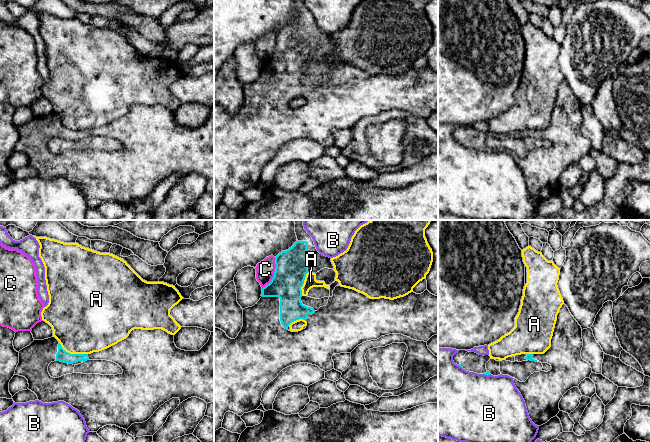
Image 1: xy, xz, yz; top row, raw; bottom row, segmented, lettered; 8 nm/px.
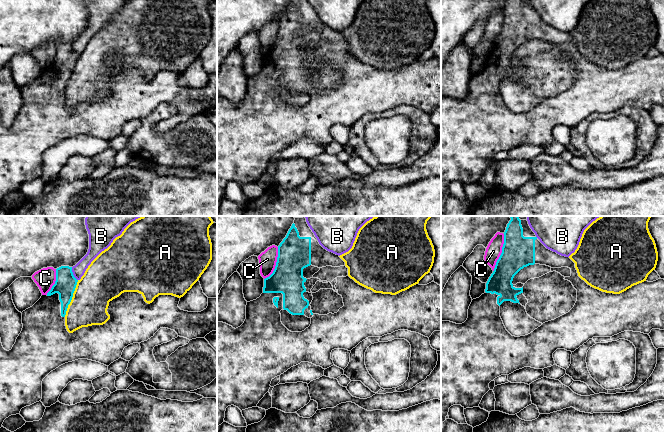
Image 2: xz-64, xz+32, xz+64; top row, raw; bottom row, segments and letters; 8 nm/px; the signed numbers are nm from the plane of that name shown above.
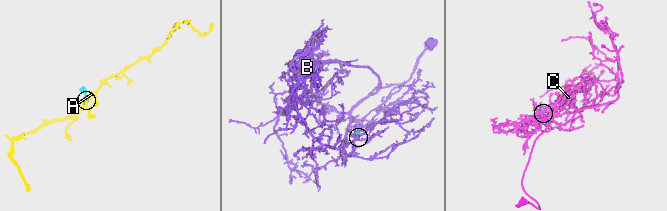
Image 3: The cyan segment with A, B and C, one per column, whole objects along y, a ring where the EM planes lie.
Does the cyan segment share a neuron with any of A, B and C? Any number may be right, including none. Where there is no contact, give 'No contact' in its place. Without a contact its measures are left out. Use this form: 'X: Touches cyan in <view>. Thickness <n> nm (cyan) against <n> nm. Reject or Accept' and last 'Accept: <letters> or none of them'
A: Touches cyan in xy. Thickness 90 nm (cyan) against 460 nm. Reject
B: Touches cyan in yz. Thickness 40 nm (cyan) against 500 nm. Reject
C: Touches cyan in xz. Thickness 260 nm (cyan) against 150 nm. Reject
Accept: none of them

